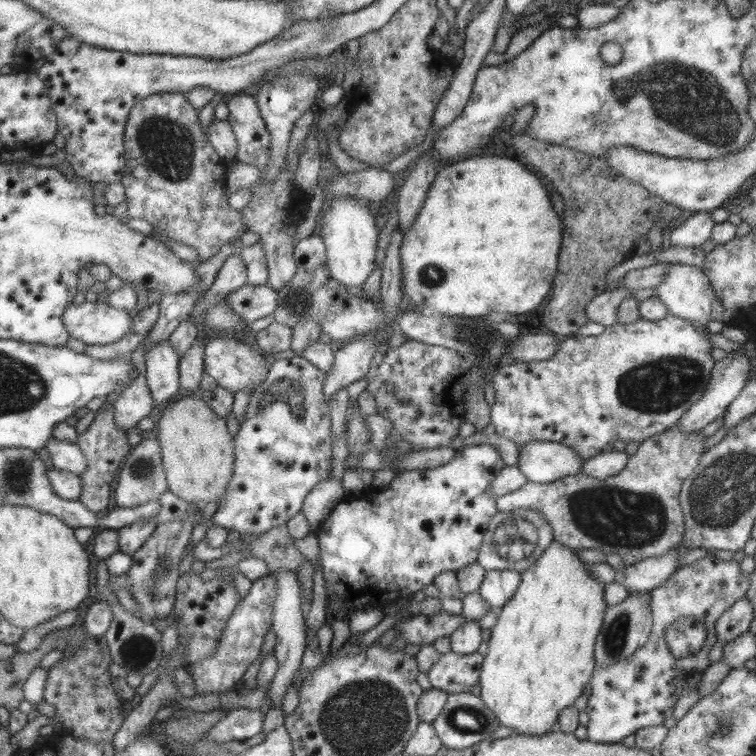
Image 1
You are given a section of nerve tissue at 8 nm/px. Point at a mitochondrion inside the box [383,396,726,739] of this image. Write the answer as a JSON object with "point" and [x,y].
{"point":[622,519]}

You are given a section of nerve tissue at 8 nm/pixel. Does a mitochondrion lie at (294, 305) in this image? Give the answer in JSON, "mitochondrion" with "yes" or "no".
{"mitochondrion":"yes"}

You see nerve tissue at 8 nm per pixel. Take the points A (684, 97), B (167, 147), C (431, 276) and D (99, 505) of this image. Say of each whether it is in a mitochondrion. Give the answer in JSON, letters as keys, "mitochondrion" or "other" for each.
{"A":"mitochondrion","B":"mitochondrion","C":"mitochondrion","D":"other"}

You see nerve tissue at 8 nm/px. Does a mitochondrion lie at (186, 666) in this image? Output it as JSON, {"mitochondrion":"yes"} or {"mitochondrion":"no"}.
{"mitochondrion":"no"}

